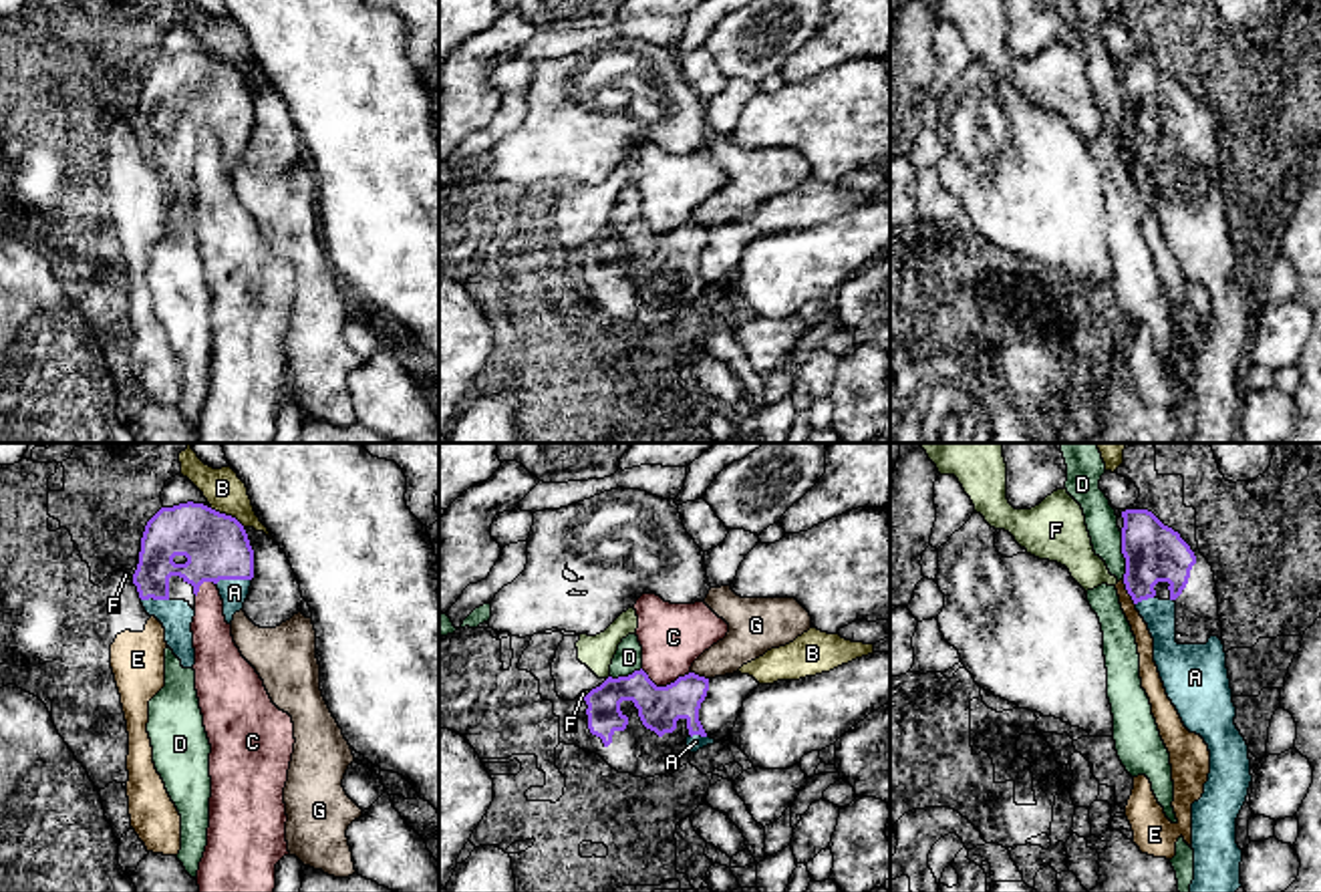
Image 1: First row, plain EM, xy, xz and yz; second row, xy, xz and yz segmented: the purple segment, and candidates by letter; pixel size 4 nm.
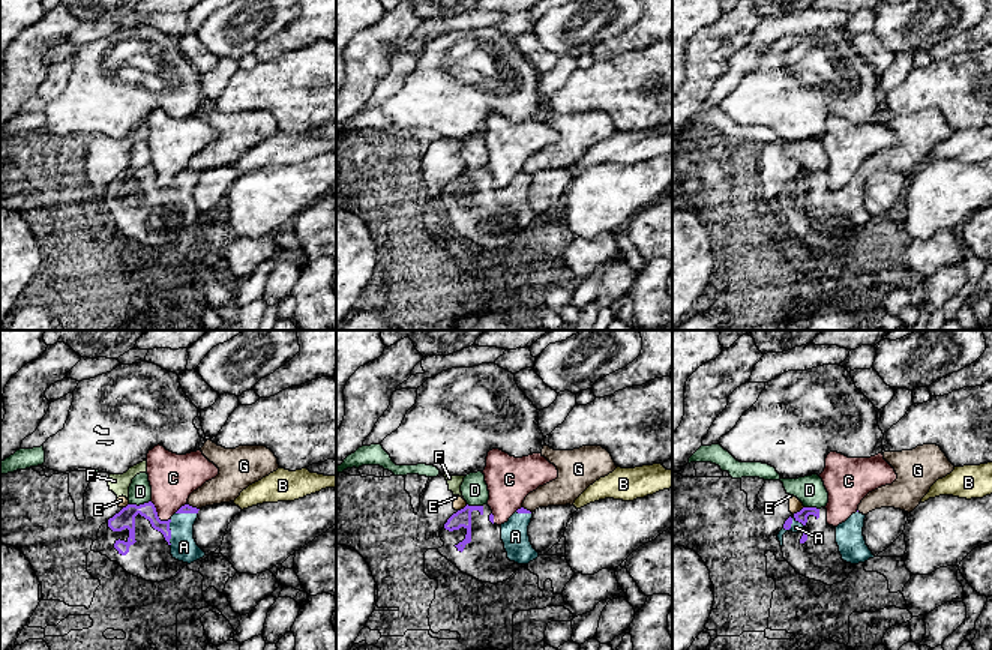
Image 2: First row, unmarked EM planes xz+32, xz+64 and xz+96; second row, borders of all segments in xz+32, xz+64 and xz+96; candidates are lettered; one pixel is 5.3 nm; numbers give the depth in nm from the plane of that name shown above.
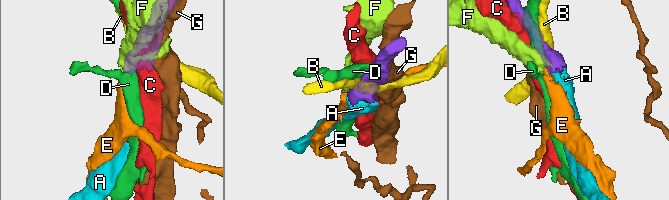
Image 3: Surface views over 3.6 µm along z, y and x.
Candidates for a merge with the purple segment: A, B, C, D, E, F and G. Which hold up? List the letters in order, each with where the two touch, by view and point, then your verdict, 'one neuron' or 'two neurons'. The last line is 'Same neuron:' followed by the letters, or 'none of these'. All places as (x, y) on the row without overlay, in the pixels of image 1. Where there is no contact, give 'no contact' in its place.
A: contact xy (232, 127); one neuron
B: contact xy (228, 65); two neurons
C: contact xz (667, 234); two neurons
D: contact yz (1124, 105); two neurons
E: contact yz (1128, 141); two neurons
F: contact xz (586, 244); two neurons
G: contact xz (697, 224); two neurons
Same neuron: A

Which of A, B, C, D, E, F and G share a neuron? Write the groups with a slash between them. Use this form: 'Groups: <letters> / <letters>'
Groups: A / B / C / D / E F / G

